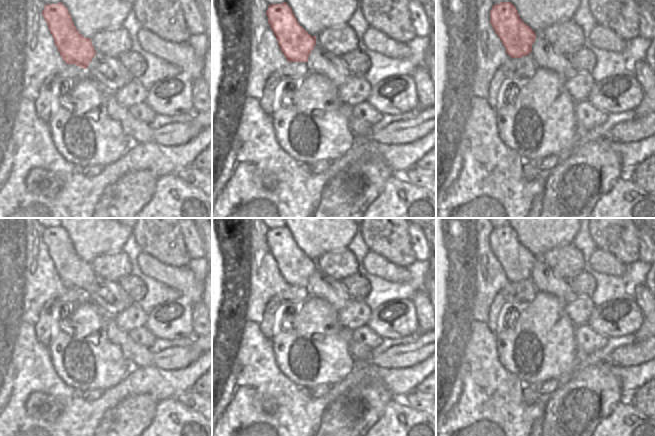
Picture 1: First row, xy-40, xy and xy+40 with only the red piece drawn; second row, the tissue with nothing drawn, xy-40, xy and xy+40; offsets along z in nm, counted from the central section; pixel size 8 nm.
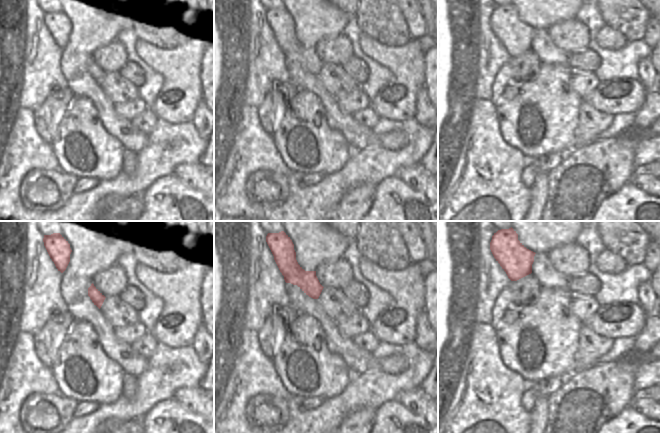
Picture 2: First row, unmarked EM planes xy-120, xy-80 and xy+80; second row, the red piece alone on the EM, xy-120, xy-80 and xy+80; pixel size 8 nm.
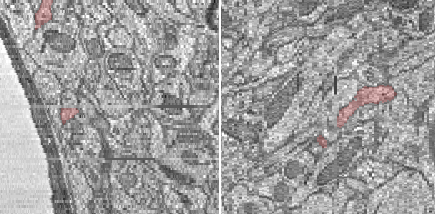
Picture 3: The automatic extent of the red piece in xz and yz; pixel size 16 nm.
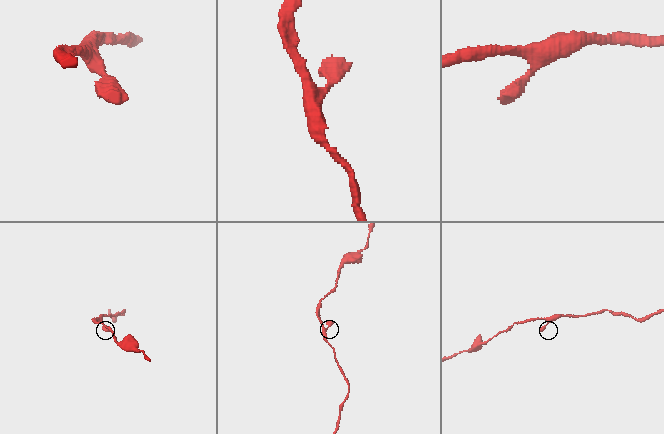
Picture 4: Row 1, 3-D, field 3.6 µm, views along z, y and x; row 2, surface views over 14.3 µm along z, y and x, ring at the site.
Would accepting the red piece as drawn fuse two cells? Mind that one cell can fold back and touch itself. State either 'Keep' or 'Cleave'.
Keep

